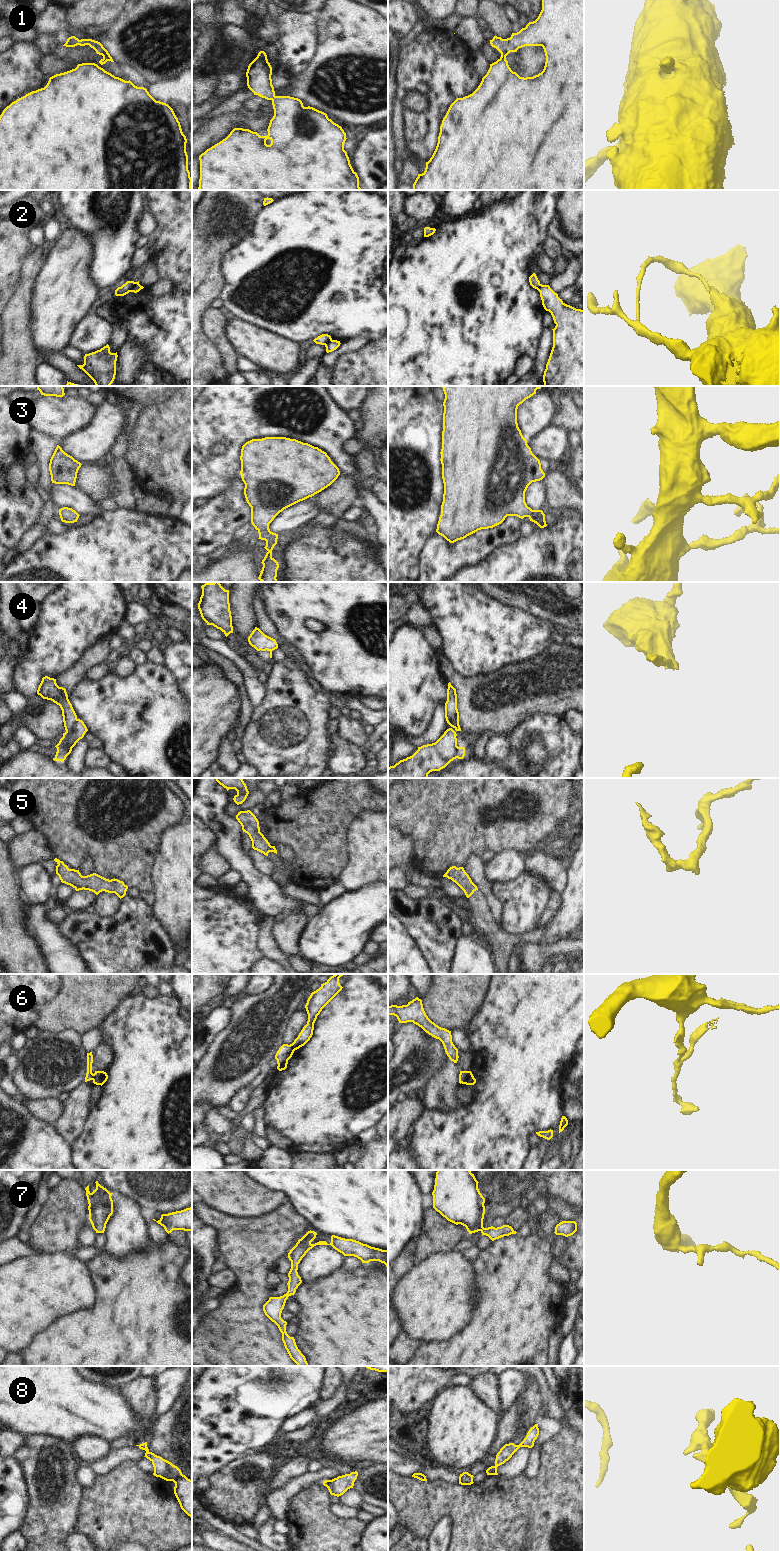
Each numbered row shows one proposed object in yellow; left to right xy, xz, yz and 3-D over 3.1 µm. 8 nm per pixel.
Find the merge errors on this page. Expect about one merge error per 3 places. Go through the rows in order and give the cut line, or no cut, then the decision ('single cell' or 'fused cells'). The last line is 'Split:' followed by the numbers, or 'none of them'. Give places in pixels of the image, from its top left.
1: cut none; single cell
2: cut xy (138, 283), (129, 291); fused cells
3: cut none; single cell
4: cut xy (77, 719), (73, 730), (66, 738), (66, 755); fused cells
5: cut none; single cell
6: cut xz (289, 1045), (294, 1050); fused cells
7: cut none; single cell
8: cut none; single cell
Split: 2, 4, 6

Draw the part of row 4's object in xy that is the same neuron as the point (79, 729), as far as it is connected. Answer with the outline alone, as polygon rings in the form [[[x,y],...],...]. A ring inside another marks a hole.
[[[77,719],[73,727],[73,731],[70,734],[69,746],[73,748],[76,745],[76,743],[84,737],[87,731],[88,729],[84,722],[80,719]]]

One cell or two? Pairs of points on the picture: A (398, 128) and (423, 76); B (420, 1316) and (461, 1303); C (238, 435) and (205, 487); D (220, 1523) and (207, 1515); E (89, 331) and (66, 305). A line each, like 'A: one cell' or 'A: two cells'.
A: two cells
B: one cell
C: one cell
D: one cell
E: two cells

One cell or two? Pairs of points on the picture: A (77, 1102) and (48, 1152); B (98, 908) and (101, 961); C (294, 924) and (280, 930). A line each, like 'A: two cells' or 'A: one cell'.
A: two cells
B: two cells
C: one cell

